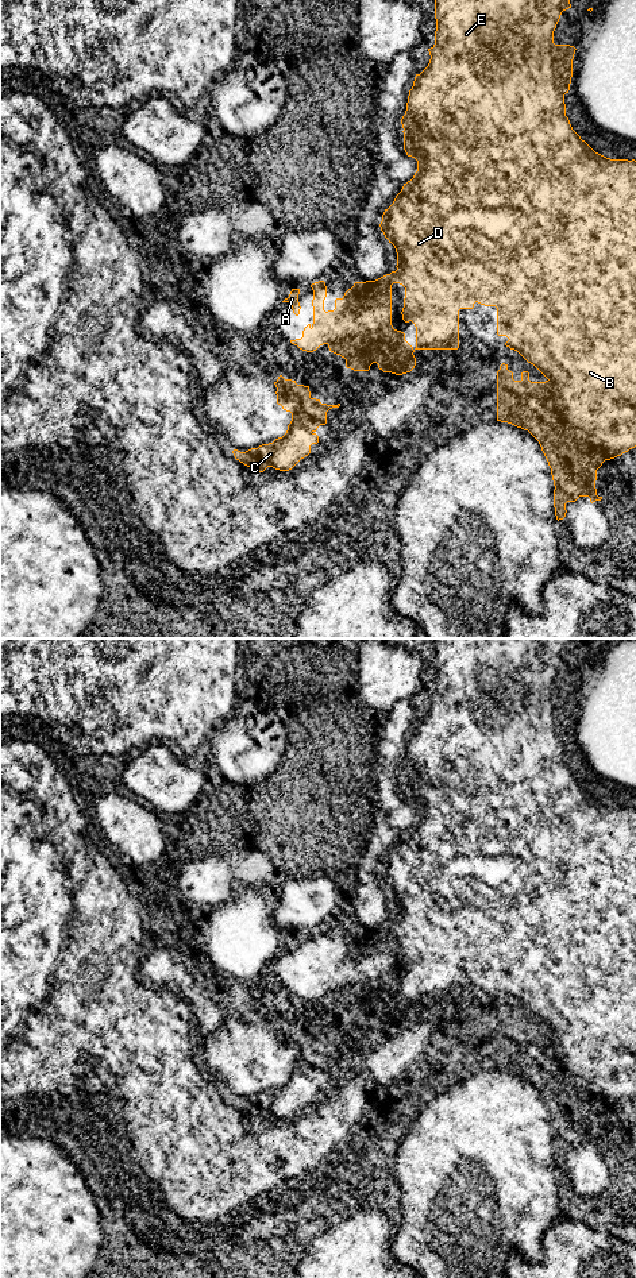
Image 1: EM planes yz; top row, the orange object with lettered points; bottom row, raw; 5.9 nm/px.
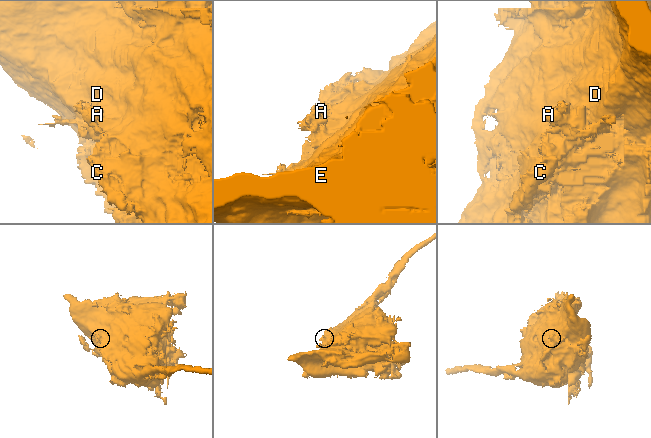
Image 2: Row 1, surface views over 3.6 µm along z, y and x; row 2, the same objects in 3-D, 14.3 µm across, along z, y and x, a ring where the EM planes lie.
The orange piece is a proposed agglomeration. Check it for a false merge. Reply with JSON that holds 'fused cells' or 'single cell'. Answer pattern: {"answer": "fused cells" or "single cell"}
{"answer": "fused cells"}

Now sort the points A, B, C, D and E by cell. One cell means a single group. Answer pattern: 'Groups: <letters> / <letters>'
Groups: A / B C D E

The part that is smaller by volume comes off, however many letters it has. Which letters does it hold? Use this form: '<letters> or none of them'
A

